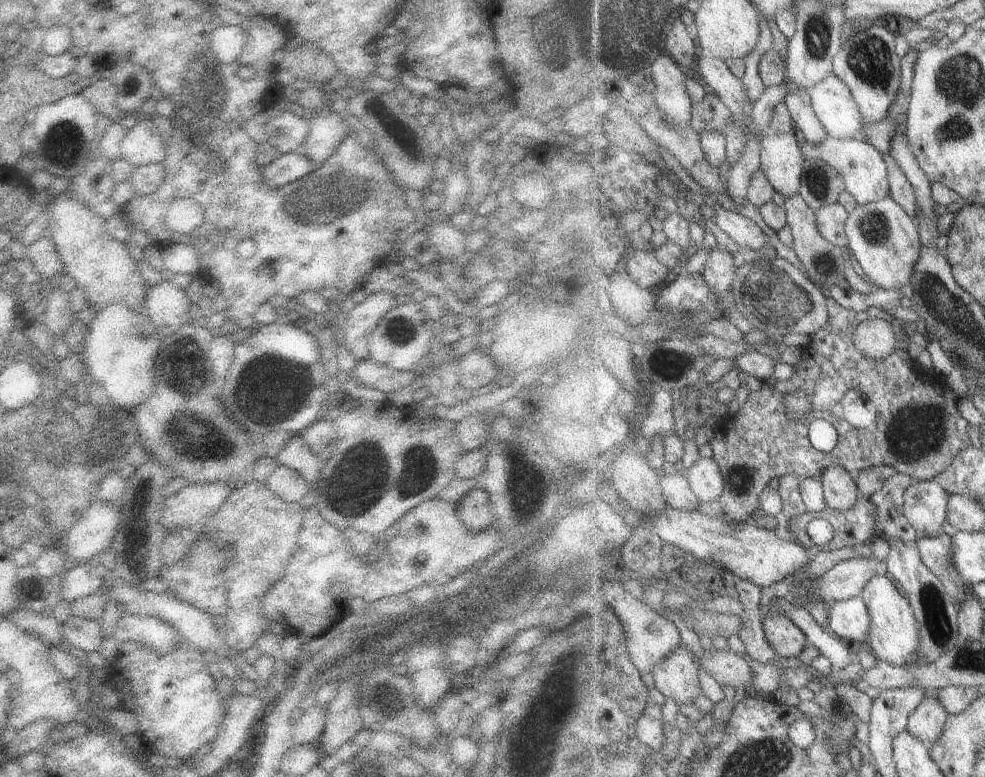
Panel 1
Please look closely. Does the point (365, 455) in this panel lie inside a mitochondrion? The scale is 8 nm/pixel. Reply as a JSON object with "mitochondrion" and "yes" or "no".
{"mitochondrion":"yes"}

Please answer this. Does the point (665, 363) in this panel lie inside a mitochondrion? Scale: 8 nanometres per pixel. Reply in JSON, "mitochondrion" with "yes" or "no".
{"mitochondrion":"yes"}

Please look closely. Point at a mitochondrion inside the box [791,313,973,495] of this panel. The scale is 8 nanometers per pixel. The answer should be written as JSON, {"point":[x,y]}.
{"point":[919,433]}

